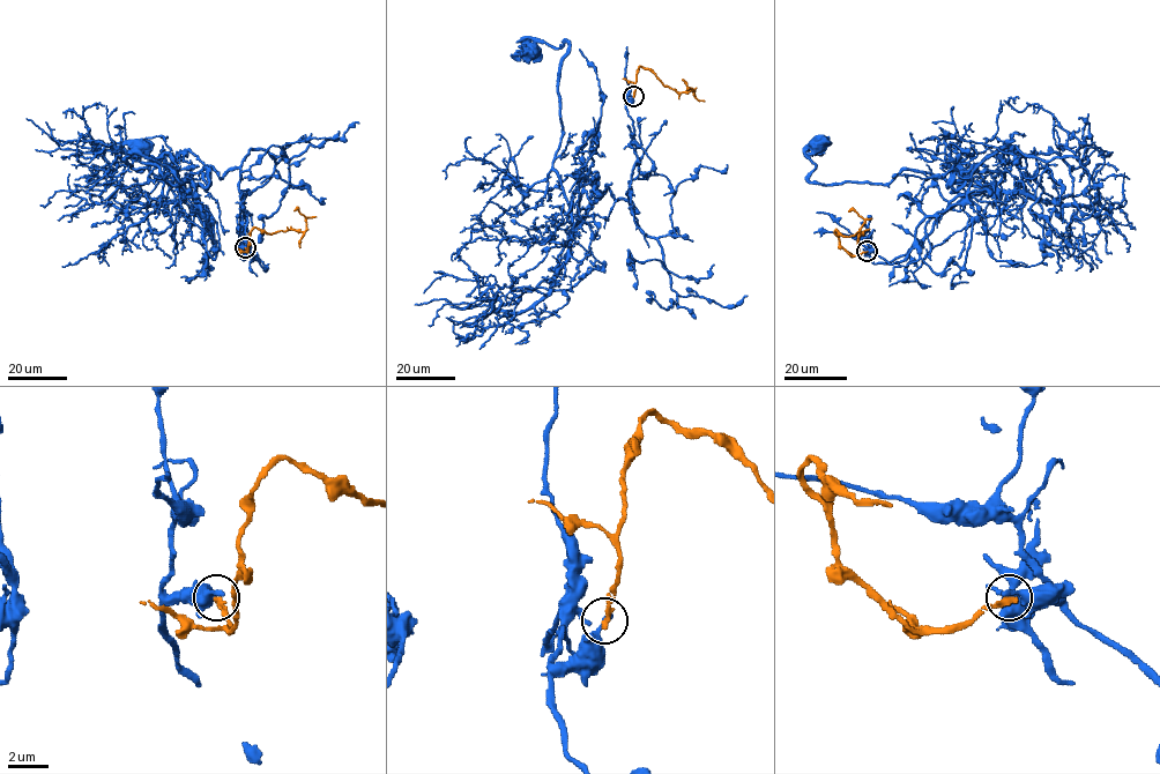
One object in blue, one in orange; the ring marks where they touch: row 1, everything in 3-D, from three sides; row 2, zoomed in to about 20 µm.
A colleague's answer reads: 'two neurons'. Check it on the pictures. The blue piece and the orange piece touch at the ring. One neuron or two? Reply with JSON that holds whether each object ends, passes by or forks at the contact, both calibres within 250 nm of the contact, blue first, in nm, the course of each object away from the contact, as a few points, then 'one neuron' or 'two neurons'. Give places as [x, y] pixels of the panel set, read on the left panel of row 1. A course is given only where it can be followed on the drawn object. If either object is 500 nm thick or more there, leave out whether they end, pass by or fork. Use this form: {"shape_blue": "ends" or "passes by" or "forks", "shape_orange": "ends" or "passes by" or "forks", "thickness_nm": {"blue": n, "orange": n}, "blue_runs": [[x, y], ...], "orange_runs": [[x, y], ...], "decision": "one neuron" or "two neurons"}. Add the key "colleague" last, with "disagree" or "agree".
{"shape_blue": "ends", "shape_orange": "ends", "thickness_nm": {"blue": 320, "orange": 300}, "blue_runs": [[245, 246], [243, 259], [239, 168], [220, 178], [205, 166], [183, 190], [142, 148]], "orange_runs": [[245, 247], [247, 252], [254, 228], [272, 235], [290, 229], [304, 231], [306, 218], [297, 208], [294, 210]], "decision": "two neurons", "colleague": "agree"}

